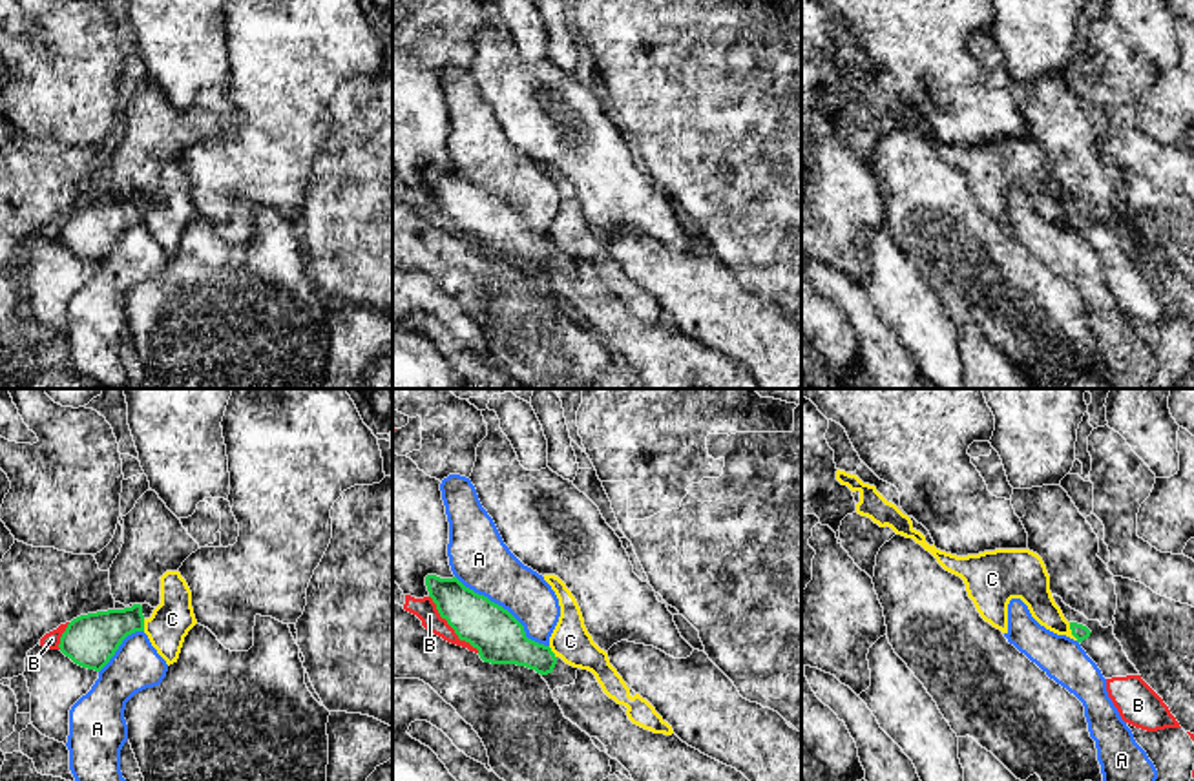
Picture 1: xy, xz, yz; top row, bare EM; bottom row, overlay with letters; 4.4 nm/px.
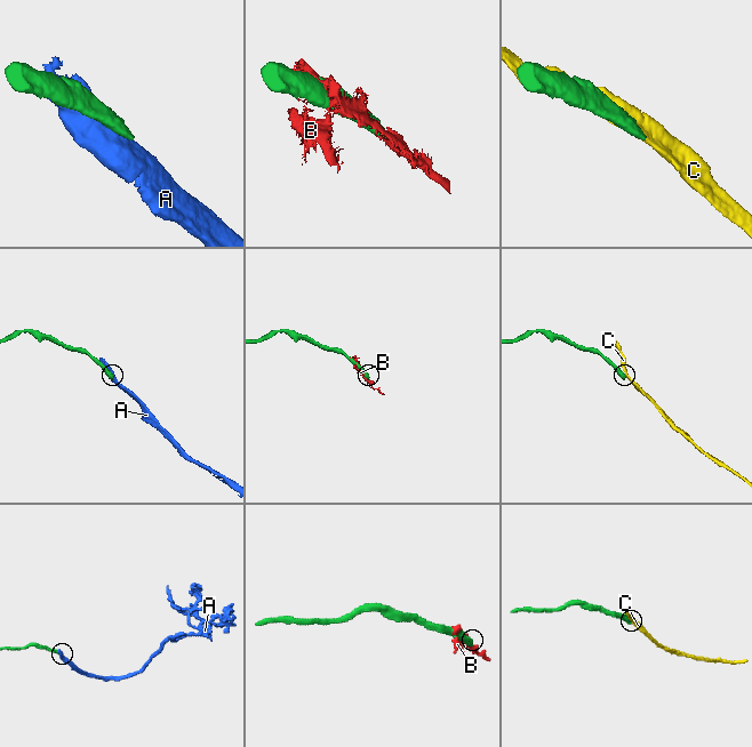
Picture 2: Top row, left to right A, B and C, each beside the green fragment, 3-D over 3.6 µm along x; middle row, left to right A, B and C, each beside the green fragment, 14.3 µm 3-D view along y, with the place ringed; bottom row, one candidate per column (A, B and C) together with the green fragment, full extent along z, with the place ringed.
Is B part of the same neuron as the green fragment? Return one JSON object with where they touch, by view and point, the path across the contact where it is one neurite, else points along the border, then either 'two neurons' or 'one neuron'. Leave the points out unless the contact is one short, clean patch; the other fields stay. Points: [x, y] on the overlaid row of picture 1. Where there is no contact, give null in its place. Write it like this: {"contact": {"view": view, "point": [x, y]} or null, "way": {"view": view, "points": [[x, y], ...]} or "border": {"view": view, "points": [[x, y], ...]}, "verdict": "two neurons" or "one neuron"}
{"contact": {"view": "xz", "point": [450, 624]}, "verdict": "one neuron"}

